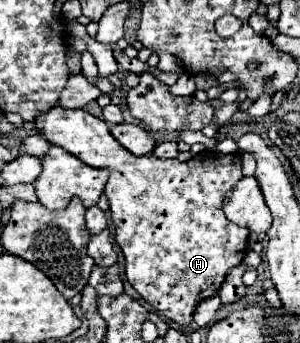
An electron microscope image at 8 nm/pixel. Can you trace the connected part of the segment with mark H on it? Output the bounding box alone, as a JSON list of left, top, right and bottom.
[36,107,248,327]

